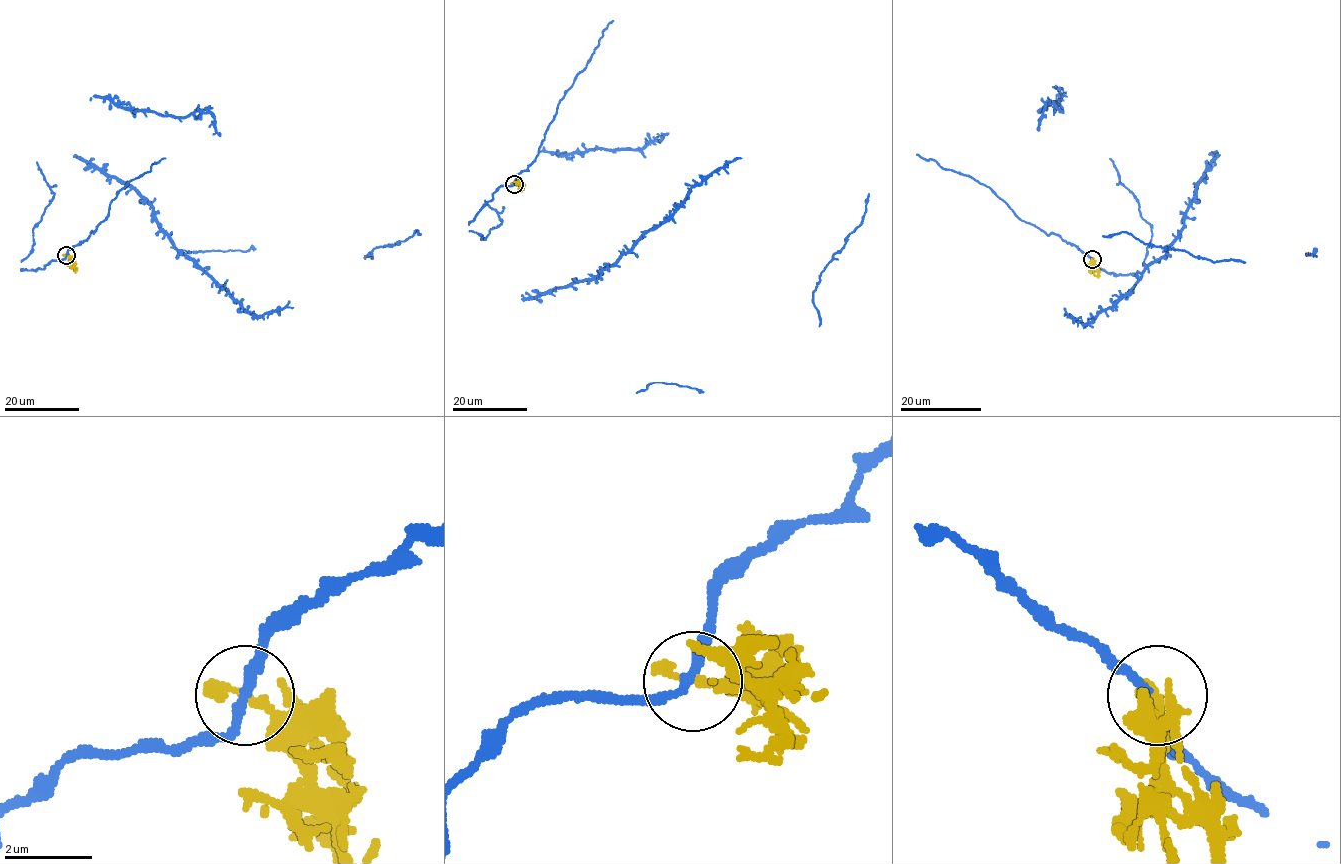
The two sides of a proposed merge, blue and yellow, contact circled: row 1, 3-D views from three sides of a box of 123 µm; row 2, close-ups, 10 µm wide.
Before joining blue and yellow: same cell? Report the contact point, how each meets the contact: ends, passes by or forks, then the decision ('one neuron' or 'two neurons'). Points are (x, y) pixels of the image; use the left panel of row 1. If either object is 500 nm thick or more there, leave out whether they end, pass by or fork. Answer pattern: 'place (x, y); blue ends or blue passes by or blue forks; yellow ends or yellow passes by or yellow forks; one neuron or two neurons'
place (66, 255); blue passes by; yellow ends; two neurons

